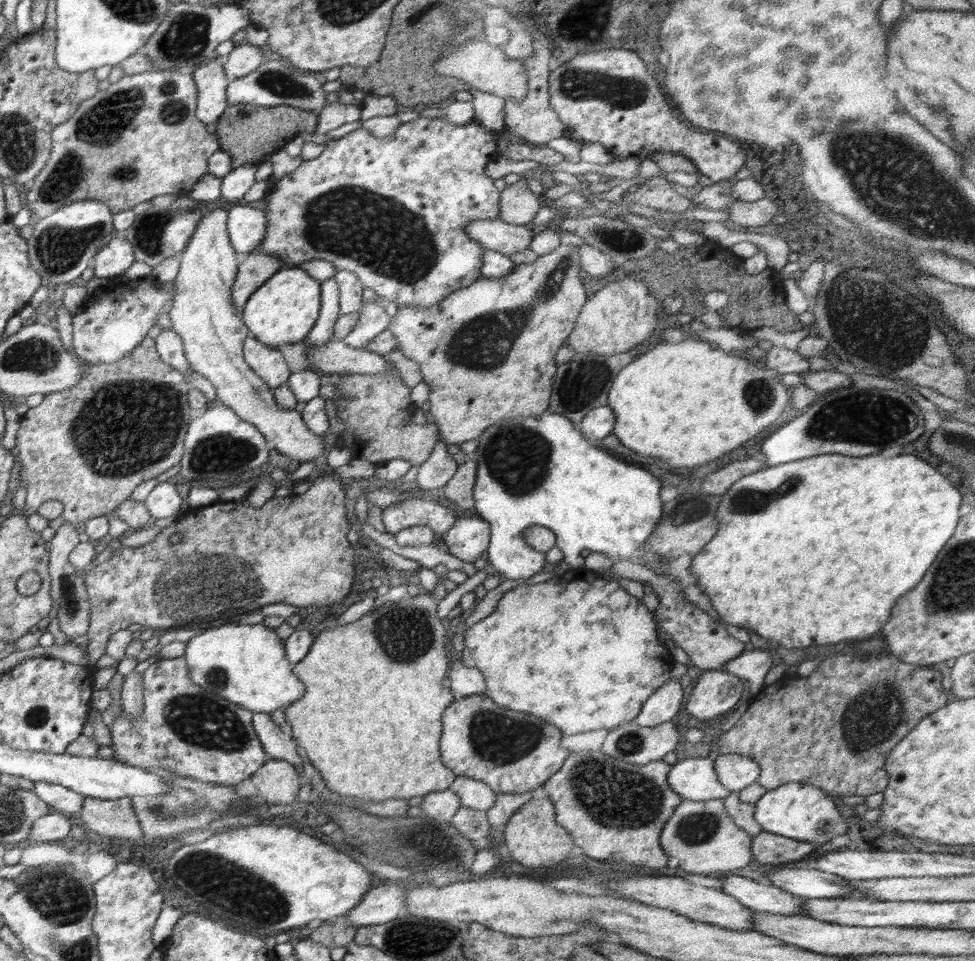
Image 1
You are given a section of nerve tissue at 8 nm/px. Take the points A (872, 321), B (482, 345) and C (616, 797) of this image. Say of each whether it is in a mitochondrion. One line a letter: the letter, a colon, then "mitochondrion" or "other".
A: mitochondrion
B: mitochondrion
C: mitochondrion

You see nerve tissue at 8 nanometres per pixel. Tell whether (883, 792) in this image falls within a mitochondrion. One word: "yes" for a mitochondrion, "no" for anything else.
no

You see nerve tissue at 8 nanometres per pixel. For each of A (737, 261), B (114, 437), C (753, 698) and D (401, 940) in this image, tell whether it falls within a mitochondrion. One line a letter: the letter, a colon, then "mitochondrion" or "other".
A: other
B: mitochondrion
C: other
D: mitochondrion

